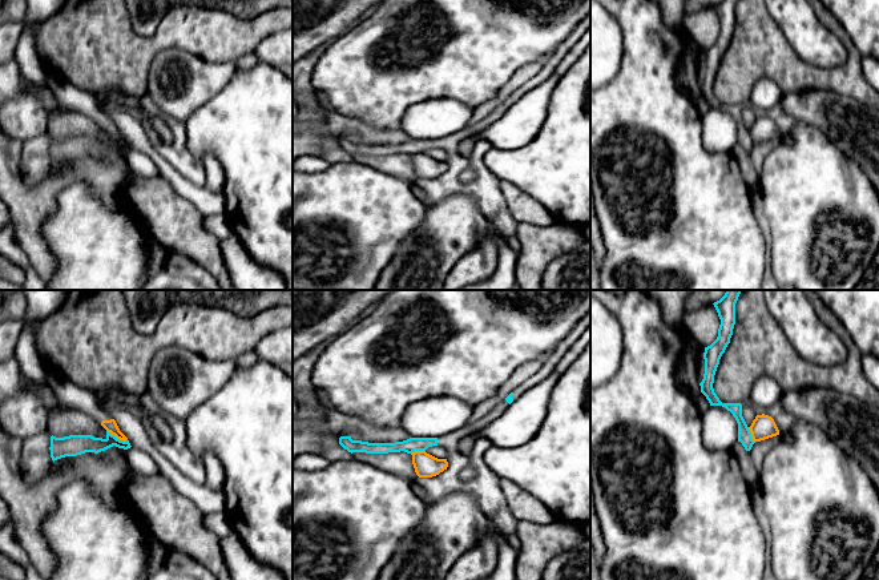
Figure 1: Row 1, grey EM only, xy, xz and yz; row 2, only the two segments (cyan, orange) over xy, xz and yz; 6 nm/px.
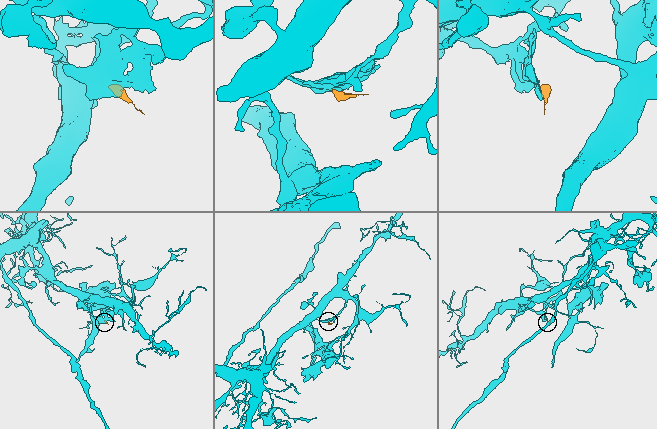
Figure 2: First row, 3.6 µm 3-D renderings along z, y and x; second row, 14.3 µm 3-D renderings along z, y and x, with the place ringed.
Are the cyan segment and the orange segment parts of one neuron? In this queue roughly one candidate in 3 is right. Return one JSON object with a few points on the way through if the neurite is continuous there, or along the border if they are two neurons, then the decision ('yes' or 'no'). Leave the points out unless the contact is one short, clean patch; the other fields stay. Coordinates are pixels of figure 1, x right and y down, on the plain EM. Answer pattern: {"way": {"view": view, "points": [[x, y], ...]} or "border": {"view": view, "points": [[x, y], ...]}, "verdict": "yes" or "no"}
{"border": {"view": "xy", "points": [[107, 132], [120, 141], [126, 141]]}, "verdict": "no"}

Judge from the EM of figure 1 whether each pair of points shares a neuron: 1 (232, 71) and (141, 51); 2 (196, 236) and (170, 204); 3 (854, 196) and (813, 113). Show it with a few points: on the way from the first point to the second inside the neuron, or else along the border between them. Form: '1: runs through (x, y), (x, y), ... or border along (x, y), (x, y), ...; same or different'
1: border along (160, 57), (150, 65), (148, 88); different
2: runs through (188, 228), (172, 212); same
3: border along (795, 120), (818, 128), (843, 154); different

